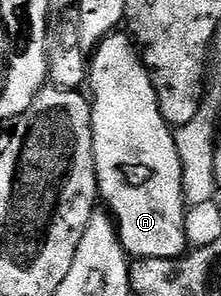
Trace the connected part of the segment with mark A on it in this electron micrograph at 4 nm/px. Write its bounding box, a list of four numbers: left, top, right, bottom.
[87,33,187,260]

